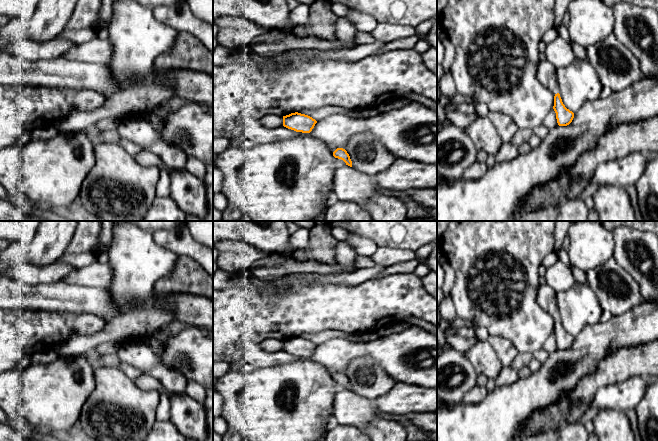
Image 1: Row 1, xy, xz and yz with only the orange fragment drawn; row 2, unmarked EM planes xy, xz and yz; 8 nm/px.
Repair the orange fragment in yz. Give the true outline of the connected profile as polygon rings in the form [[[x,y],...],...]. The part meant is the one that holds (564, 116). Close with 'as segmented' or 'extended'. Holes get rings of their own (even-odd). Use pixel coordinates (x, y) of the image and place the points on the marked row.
[[[559,93],[554,96],[553,109],[559,126],[567,126],[572,122],[574,113],[565,107]]]; as segmented

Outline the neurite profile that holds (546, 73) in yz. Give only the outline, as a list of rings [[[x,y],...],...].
[[[539,61],[536,69],[536,77],[542,86],[549,89],[554,94],[559,93],[556,78],[556,69],[549,61]]]

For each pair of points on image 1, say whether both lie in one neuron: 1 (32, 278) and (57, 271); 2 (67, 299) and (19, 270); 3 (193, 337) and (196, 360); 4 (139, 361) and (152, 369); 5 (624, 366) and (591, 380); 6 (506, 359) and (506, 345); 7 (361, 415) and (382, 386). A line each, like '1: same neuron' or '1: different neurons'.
1: same neuron
2: different neurons
3: same neuron
4: same neuron
5: same neuron
6: same neuron
7: different neurons

